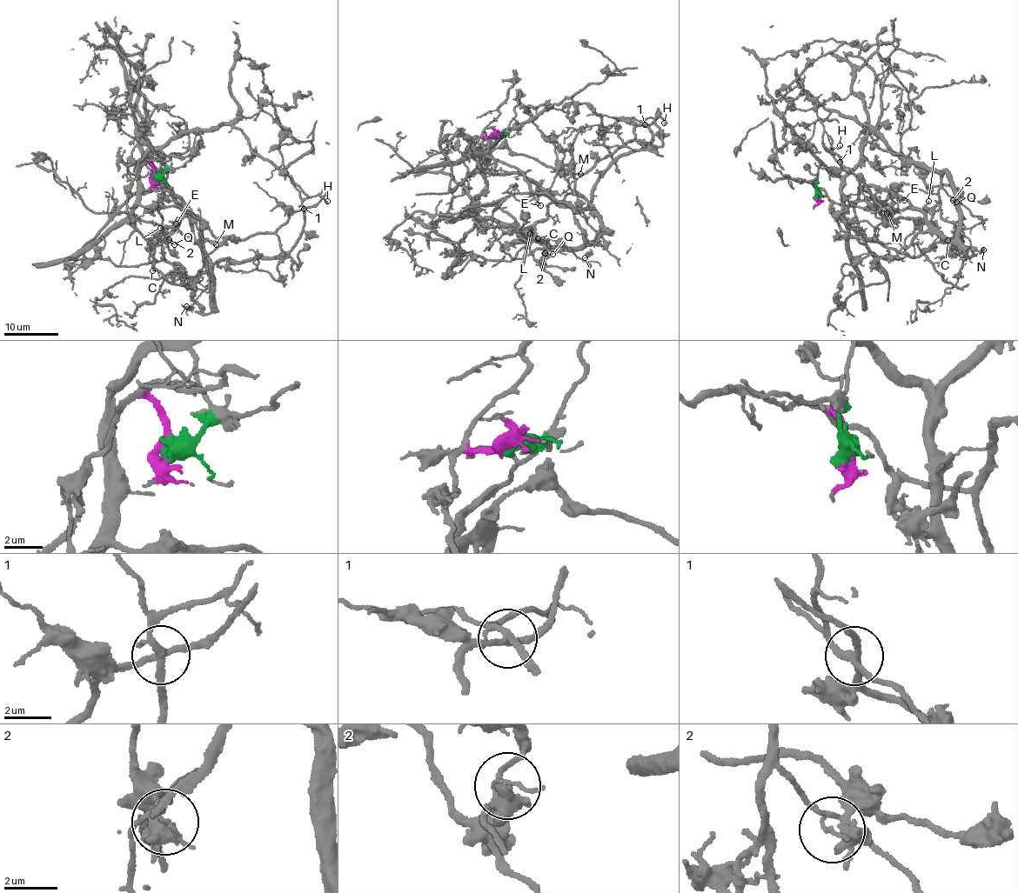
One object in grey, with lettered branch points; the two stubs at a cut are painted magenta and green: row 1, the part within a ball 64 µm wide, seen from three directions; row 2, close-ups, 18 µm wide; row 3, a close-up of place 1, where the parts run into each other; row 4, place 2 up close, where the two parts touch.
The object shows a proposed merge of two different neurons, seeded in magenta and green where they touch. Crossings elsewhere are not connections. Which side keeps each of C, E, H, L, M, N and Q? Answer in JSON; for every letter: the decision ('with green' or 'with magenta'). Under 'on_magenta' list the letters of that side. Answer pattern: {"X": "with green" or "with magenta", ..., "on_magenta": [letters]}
{"C": "with magenta", "E": "with magenta", "H": "with magenta", "L": "with magenta", "M": "with magenta", "N": "with magenta", "Q": "with magenta", "on_magenta": ["C", "E", "H", "L", "M", "N", "Q"]}

